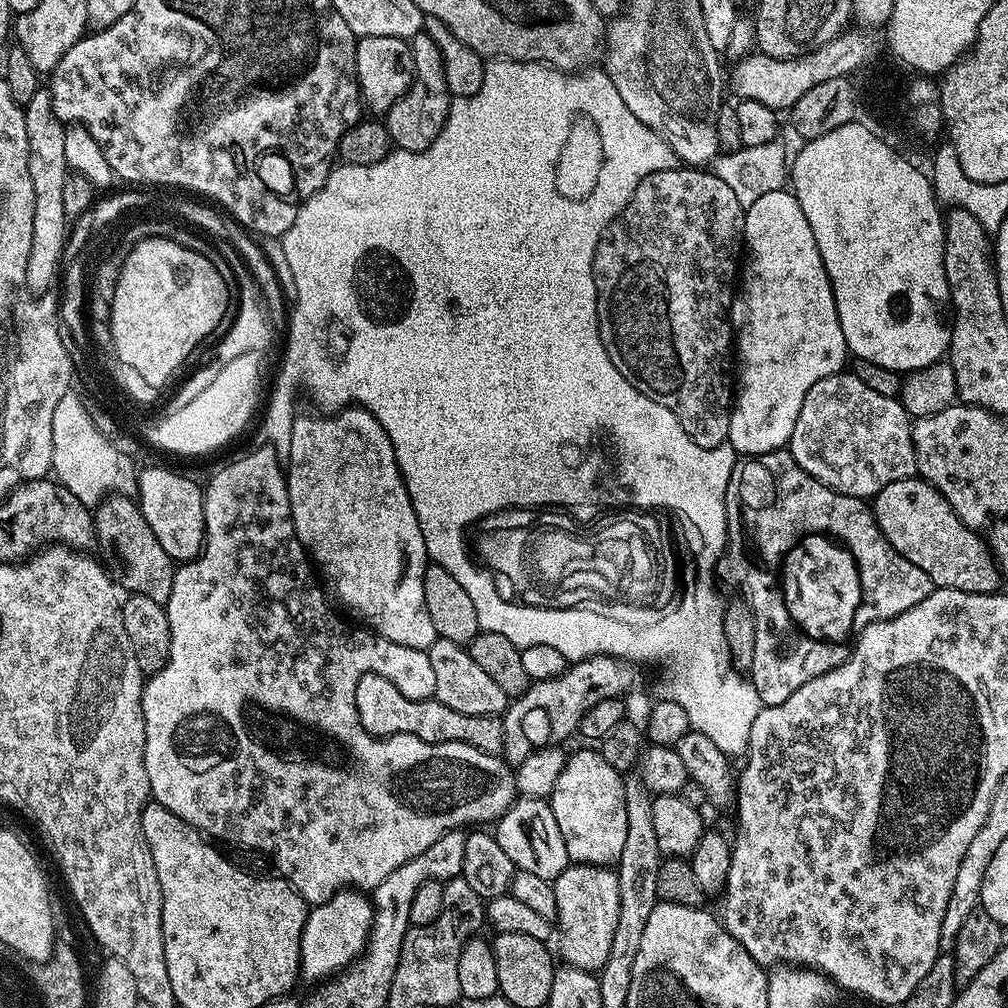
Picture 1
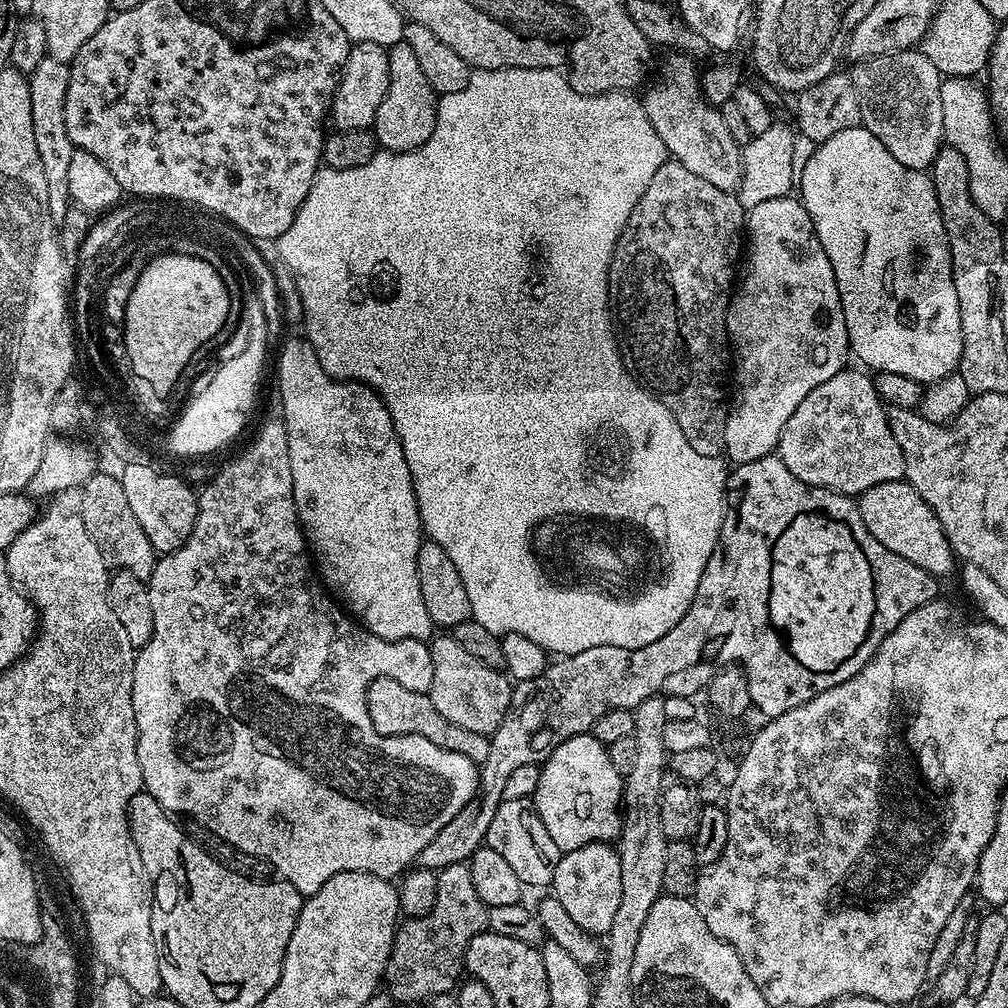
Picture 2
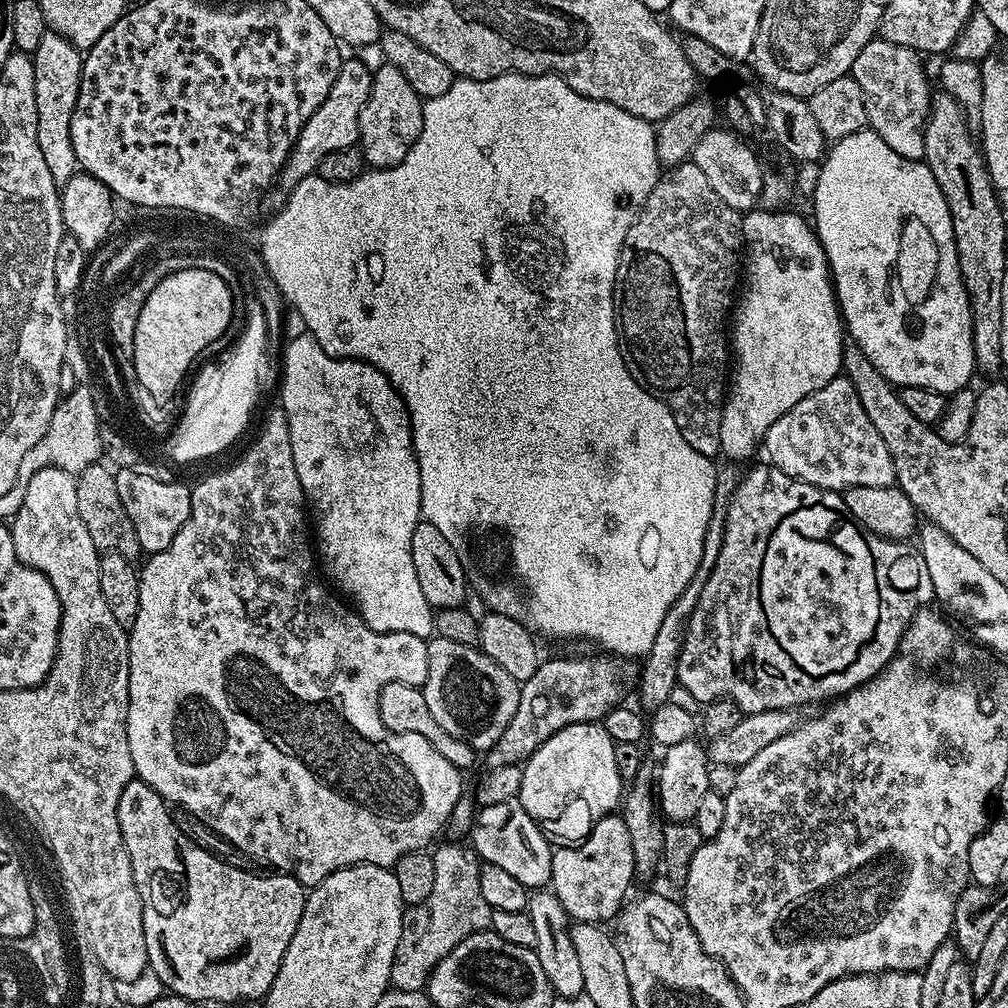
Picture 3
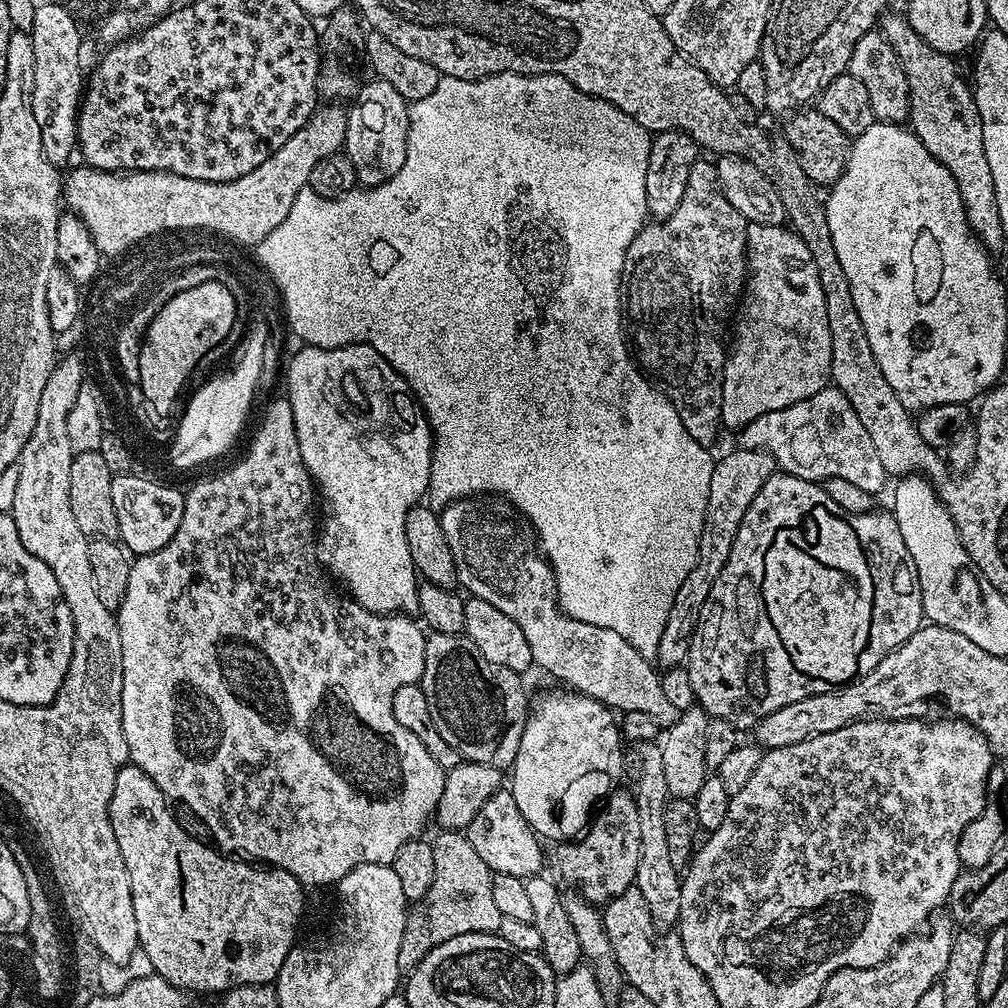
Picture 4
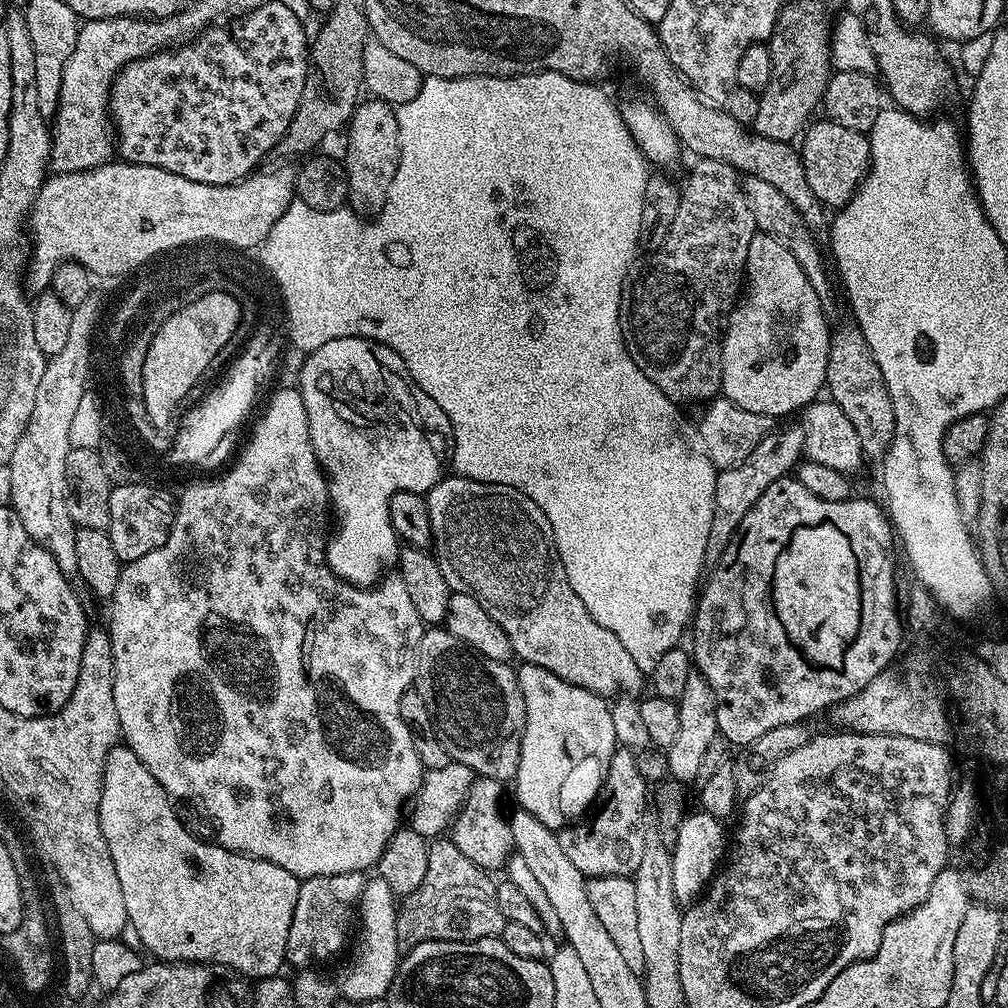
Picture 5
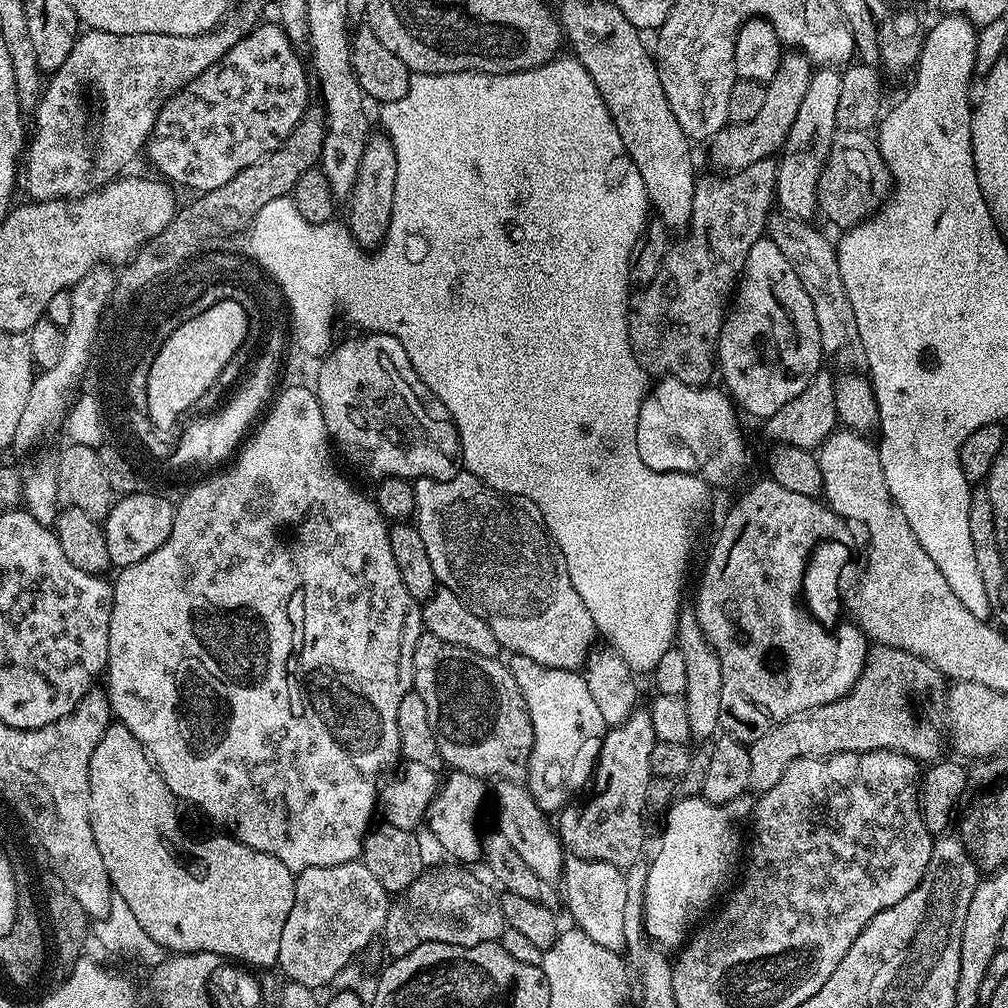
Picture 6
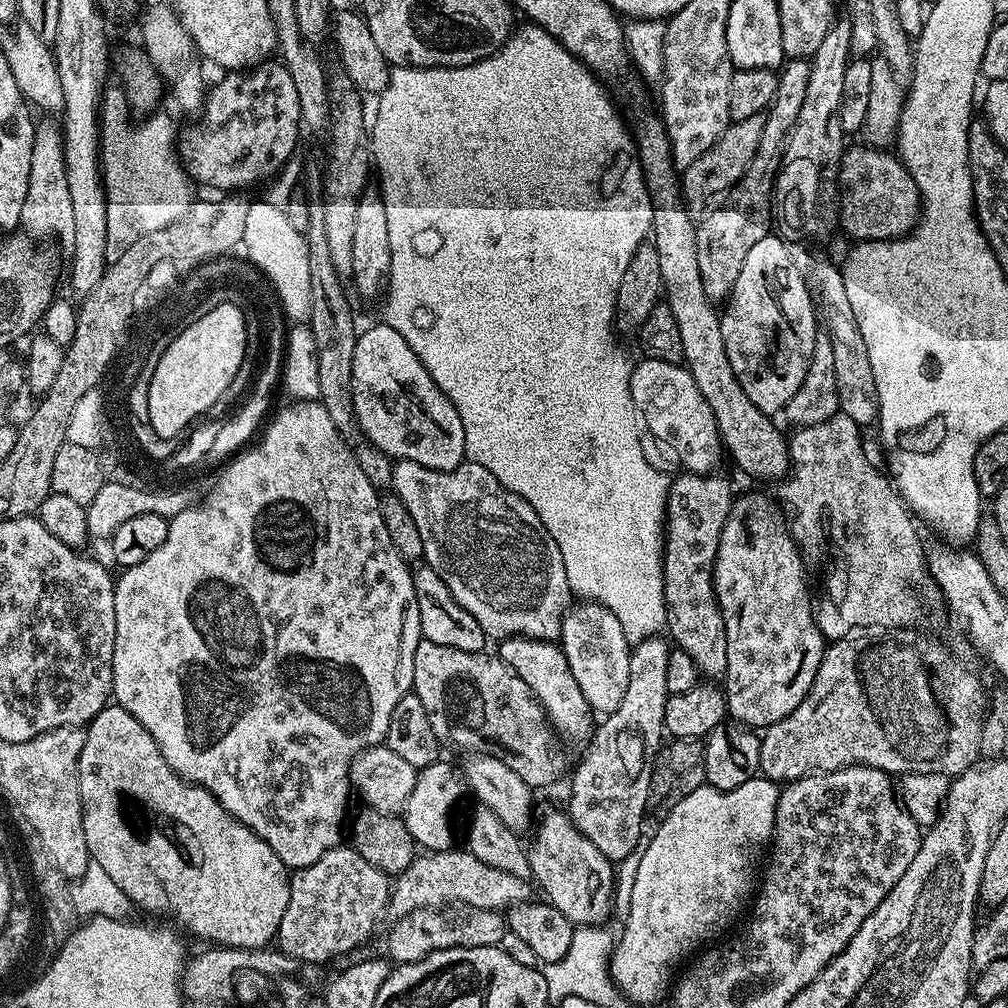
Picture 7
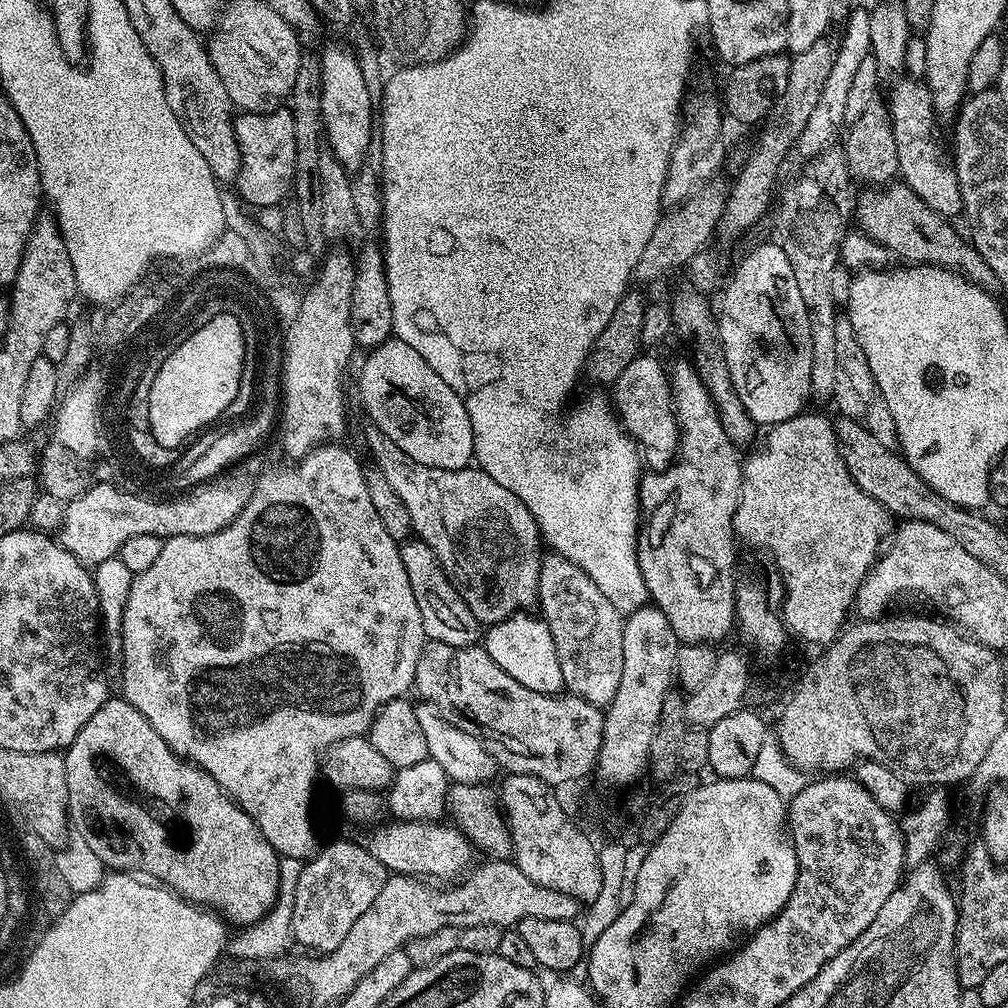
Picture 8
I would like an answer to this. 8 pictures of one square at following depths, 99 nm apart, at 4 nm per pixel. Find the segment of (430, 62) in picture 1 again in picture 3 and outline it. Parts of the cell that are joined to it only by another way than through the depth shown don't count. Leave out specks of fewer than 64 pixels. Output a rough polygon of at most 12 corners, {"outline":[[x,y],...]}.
{"outline":[[384,62],[360,111],[365,165],[393,168],[422,134],[425,101]]}

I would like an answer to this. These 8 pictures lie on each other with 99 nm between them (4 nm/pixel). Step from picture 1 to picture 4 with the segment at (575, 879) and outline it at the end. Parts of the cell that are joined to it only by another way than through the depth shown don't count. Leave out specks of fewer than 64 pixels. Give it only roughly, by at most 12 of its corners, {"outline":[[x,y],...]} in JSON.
{"outline":[[613,791],[557,847],[573,889],[603,906],[635,885],[641,811]]}

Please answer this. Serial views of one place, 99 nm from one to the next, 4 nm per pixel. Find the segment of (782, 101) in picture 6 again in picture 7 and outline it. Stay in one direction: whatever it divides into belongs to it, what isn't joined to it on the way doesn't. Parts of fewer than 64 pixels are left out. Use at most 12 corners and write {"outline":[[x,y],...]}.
{"outline":[[765,117],[729,123],[683,169],[682,196],[703,213],[740,183],[762,142]]}

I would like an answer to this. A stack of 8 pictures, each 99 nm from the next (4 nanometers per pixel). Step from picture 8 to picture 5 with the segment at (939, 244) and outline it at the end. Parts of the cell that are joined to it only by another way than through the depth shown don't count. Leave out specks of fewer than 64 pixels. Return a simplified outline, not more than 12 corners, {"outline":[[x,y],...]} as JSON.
{"outline":[[827,118],[805,129],[806,182],[839,210],[867,176],[865,133]]}

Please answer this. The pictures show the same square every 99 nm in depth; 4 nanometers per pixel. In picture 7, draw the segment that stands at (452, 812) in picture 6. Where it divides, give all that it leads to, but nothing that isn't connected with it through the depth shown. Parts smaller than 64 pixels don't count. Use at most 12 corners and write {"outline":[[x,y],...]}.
{"outline":[[437,762],[417,771],[402,813],[429,853],[453,847],[452,811],[463,771]]}

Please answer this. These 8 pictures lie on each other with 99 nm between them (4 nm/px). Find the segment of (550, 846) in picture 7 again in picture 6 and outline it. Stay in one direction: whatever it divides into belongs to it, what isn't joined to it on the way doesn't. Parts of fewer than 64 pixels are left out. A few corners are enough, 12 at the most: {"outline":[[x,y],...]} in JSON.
{"outline":[[569,855],[564,900],[598,946],[623,953],[626,875]]}

